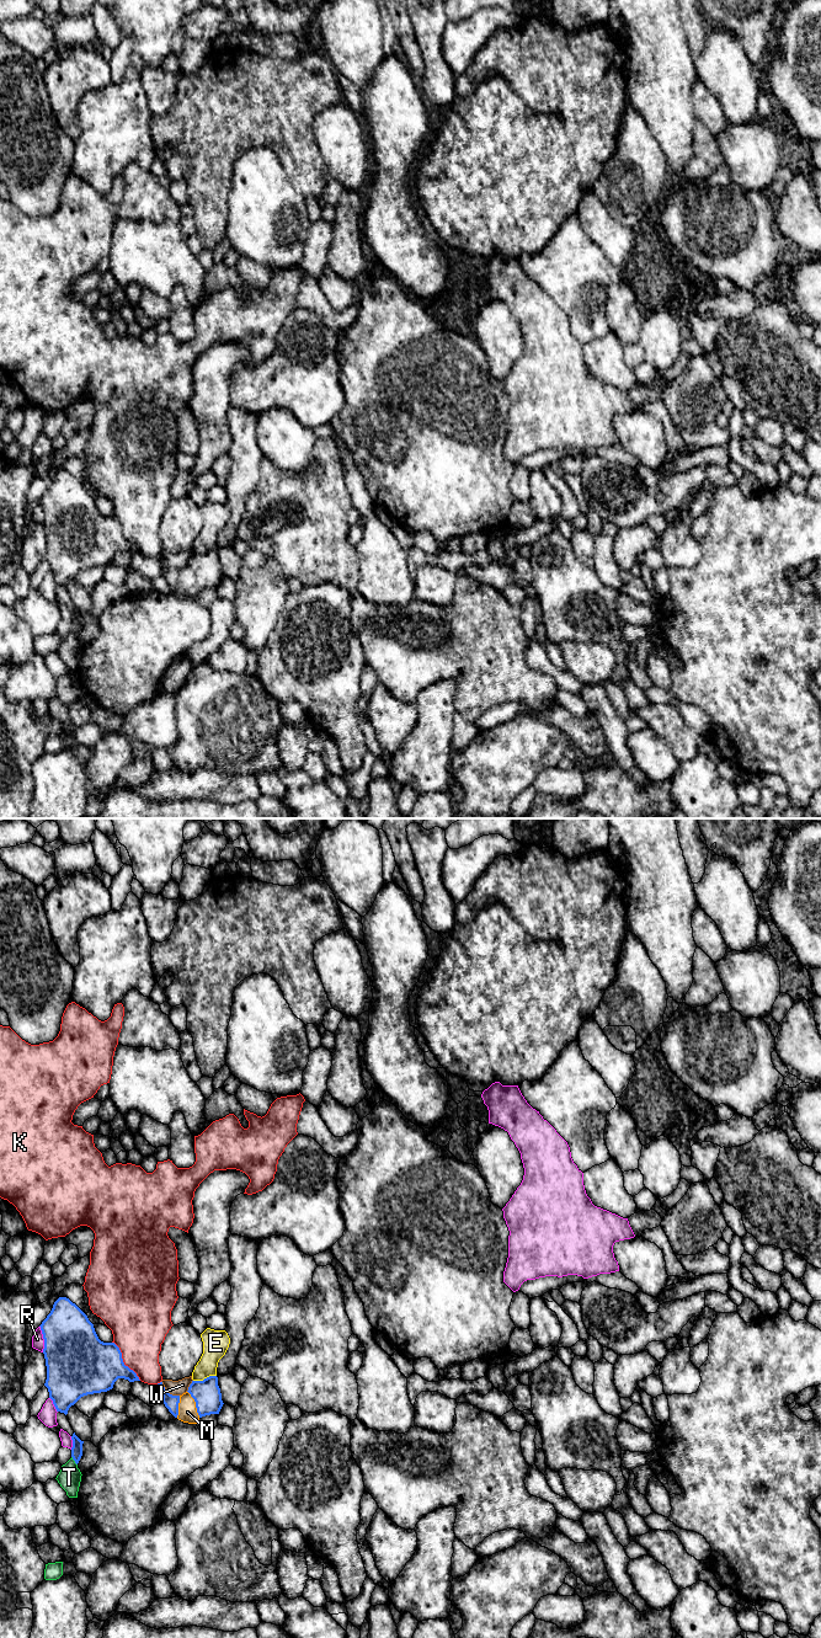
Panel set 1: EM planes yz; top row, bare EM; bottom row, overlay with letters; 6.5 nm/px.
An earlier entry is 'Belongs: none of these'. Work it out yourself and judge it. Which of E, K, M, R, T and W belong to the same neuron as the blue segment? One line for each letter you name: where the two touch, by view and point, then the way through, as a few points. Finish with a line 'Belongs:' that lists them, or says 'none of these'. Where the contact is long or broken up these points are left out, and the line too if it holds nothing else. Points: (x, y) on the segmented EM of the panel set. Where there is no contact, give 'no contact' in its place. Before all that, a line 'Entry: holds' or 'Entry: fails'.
Entry: fails
M: meets blue in yz at (196, 1404); runs through yz (206, 1393), (196, 1404), (187, 1412)
Belongs: M

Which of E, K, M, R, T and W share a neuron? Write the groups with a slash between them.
E / K / M / R / T / W

